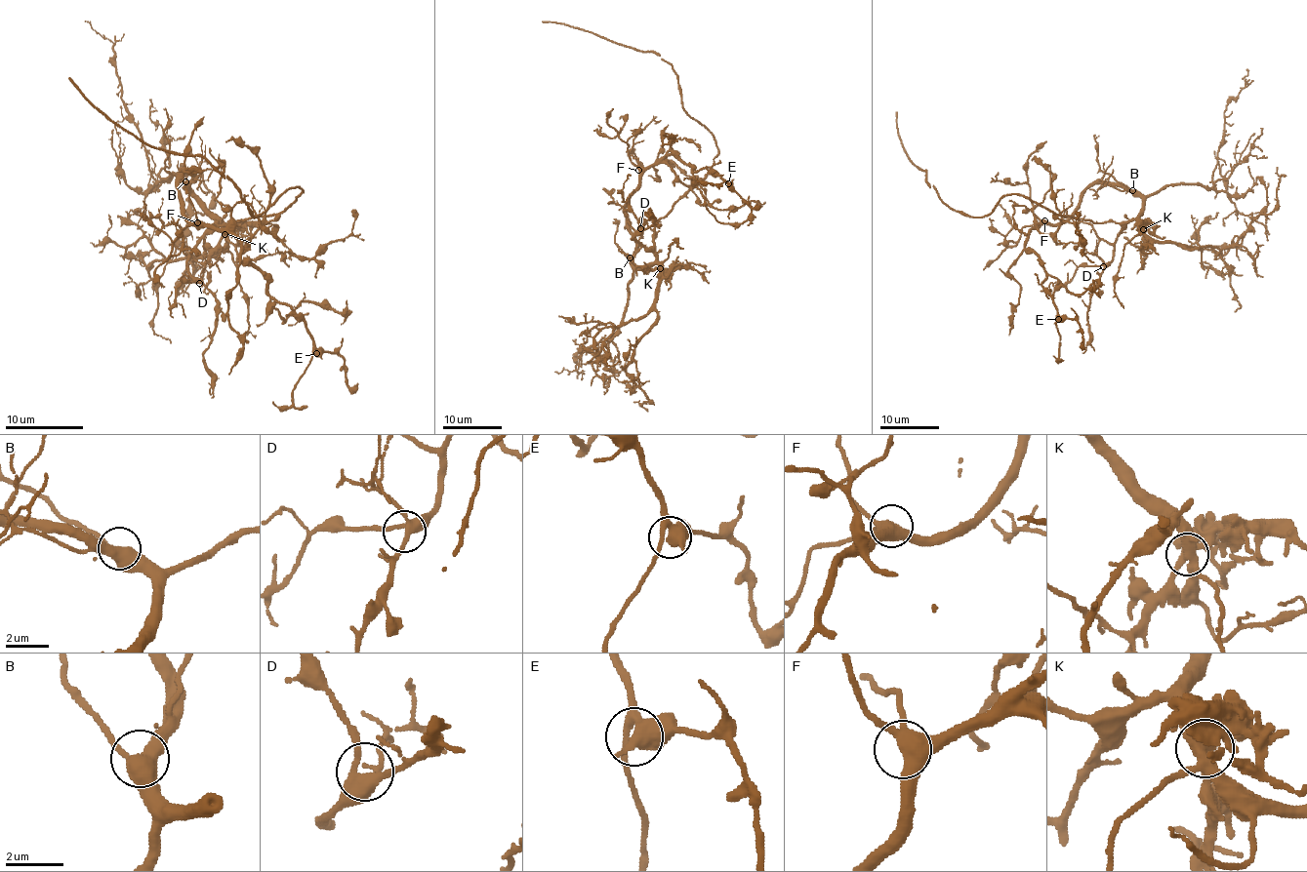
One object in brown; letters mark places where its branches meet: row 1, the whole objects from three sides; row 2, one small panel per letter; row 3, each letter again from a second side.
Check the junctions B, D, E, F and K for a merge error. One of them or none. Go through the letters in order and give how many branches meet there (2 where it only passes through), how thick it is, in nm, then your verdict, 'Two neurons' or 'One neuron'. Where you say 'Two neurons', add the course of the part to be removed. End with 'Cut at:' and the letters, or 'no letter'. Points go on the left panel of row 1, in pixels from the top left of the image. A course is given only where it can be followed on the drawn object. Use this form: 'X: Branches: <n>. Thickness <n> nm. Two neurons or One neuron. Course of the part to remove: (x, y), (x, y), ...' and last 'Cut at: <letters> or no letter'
B: Branches: 4. Thickness 480 nm. One neuron
D: Branches: 5. Thickness 360 nm. One neuron
E: Branches: 4. Thickness 480 nm. One neuron
F: Branches: 4. Thickness 440 nm. One neuron
K: Branches: 5. Thickness 460 nm. Two neurons. Course of the part to remove: (224, 234), (205, 259), (197, 261), (170, 244)
Cut at: K

